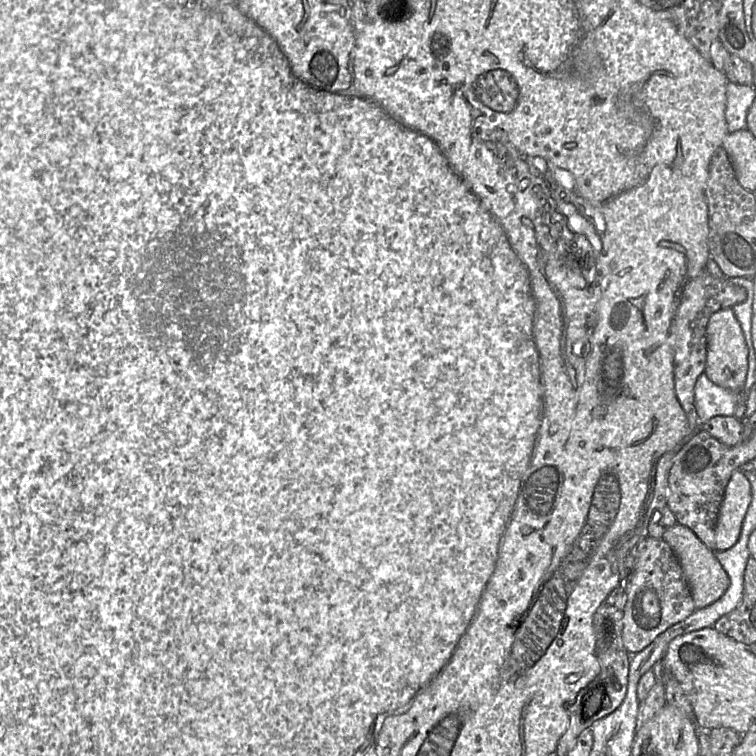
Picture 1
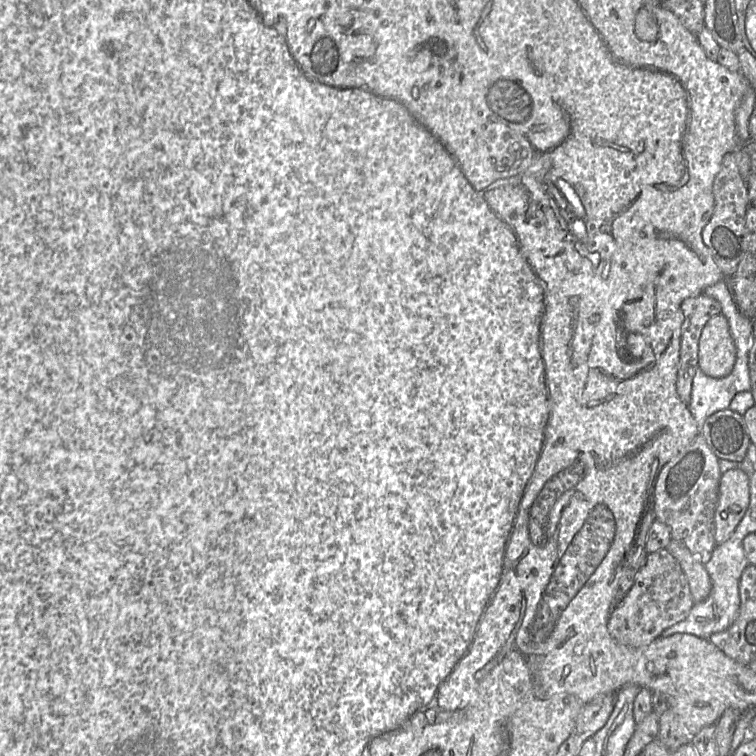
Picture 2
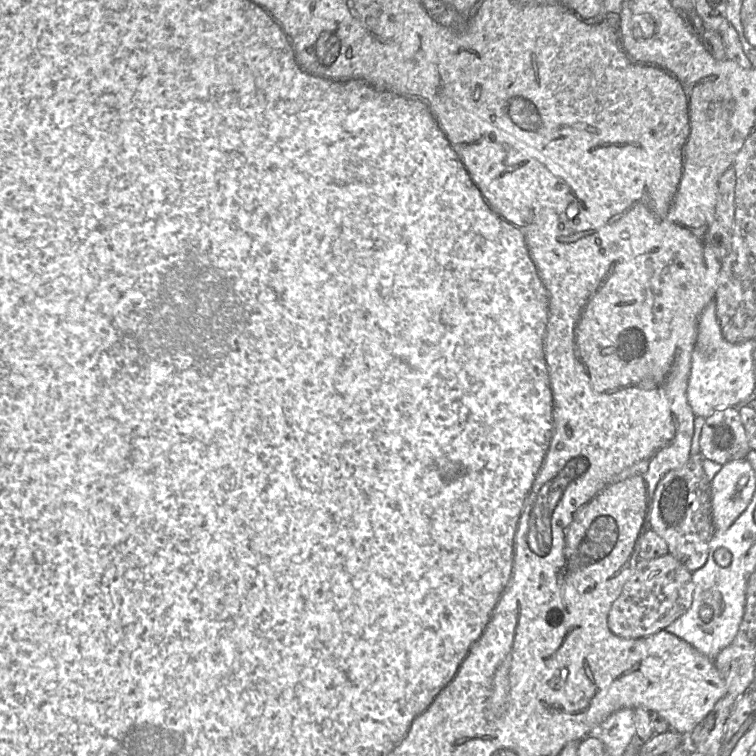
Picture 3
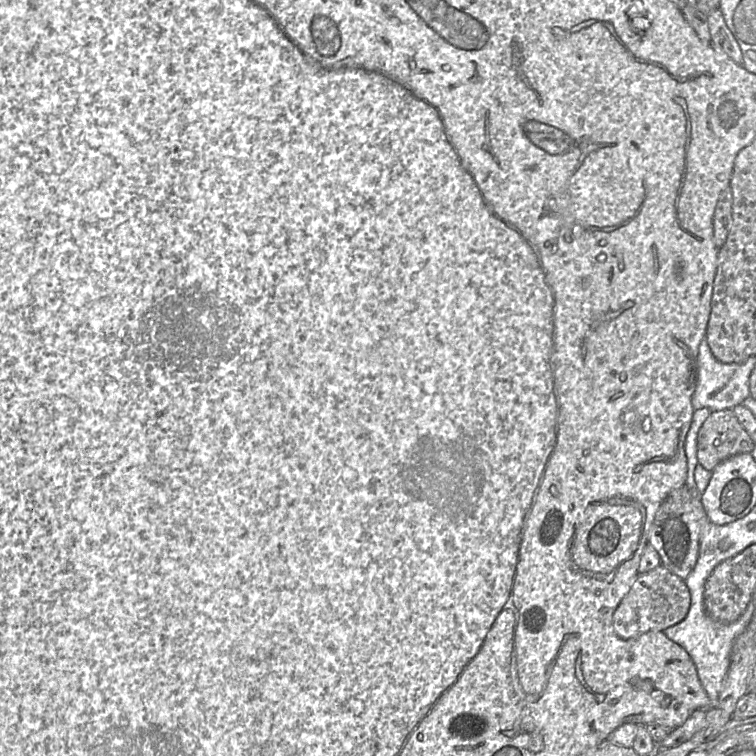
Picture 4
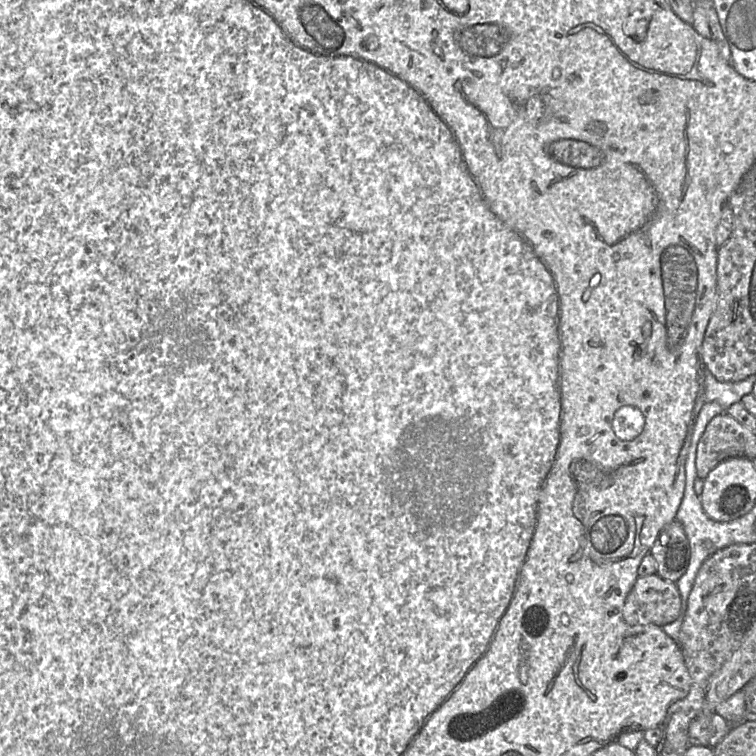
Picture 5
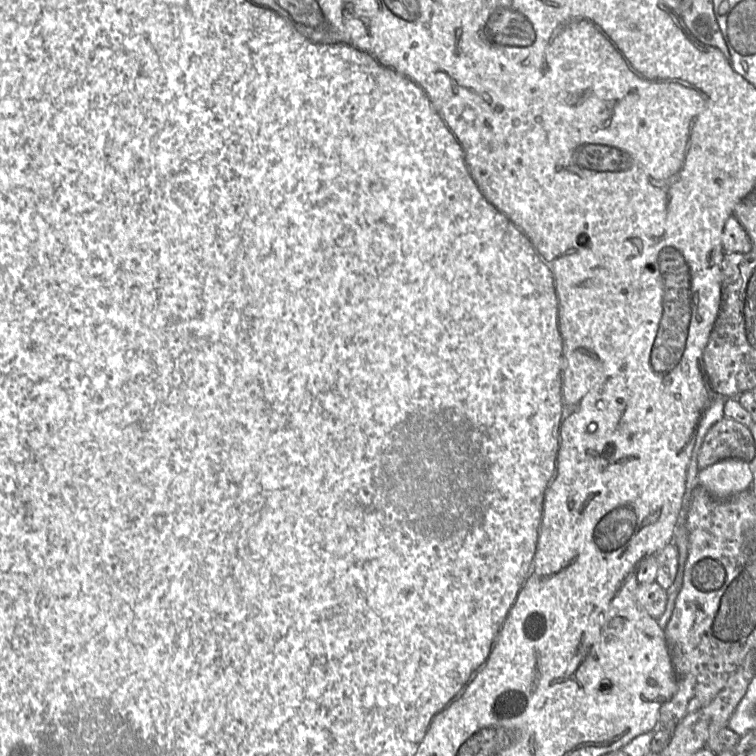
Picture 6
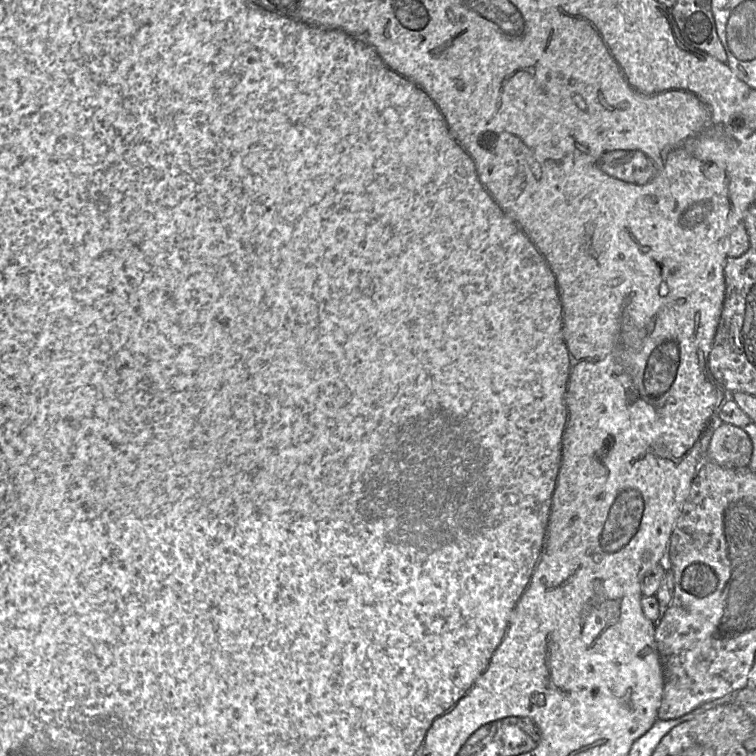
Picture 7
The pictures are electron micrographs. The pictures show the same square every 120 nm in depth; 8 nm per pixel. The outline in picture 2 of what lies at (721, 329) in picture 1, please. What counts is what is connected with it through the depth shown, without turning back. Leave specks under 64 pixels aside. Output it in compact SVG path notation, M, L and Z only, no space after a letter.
M723 314L704 326L698 344L698 368L712 378L728 376L736 362L736 347Z

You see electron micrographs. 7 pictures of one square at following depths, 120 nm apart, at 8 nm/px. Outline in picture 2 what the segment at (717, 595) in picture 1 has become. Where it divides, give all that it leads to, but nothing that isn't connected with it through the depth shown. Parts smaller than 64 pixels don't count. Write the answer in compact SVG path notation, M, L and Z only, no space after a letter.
M671 539L666 549L676 558L685 573L694 603L704 601L712 588L711 579L704 564L678 540Z

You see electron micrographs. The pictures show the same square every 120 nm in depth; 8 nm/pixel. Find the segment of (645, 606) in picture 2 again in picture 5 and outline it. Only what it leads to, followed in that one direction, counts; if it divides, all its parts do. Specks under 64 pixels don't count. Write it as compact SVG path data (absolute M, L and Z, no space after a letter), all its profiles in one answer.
M658 574L638 576L628 593L622 617L628 625L654 624L659 627L675 621L681 613L681 596L675 582L664 580Z

